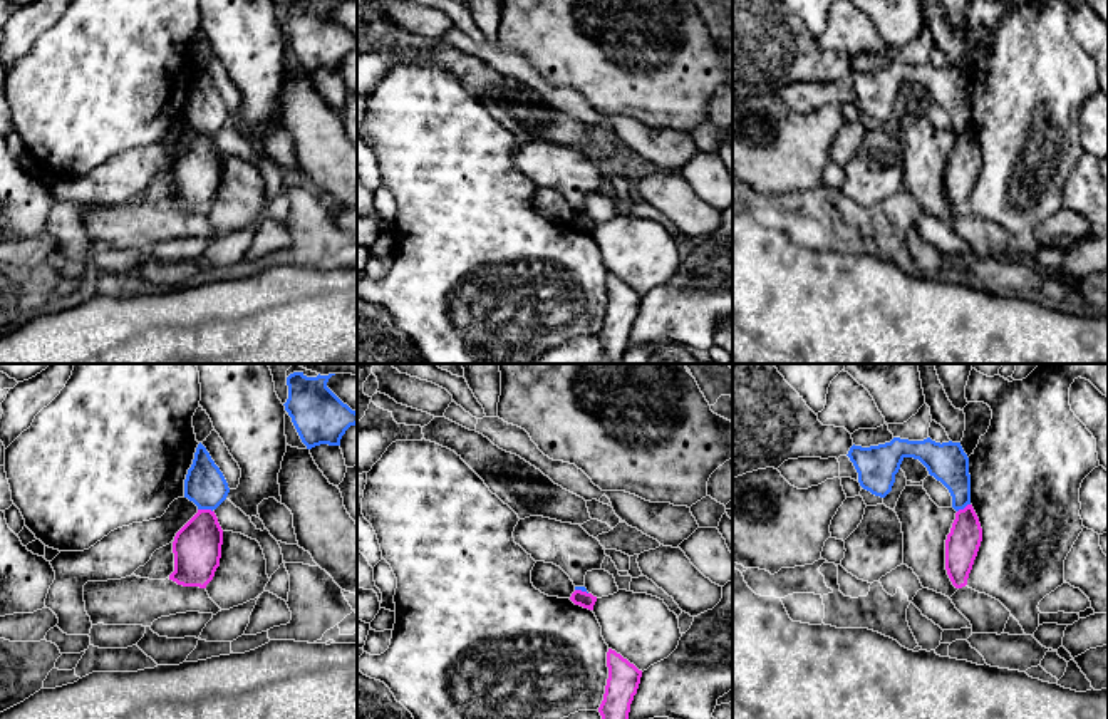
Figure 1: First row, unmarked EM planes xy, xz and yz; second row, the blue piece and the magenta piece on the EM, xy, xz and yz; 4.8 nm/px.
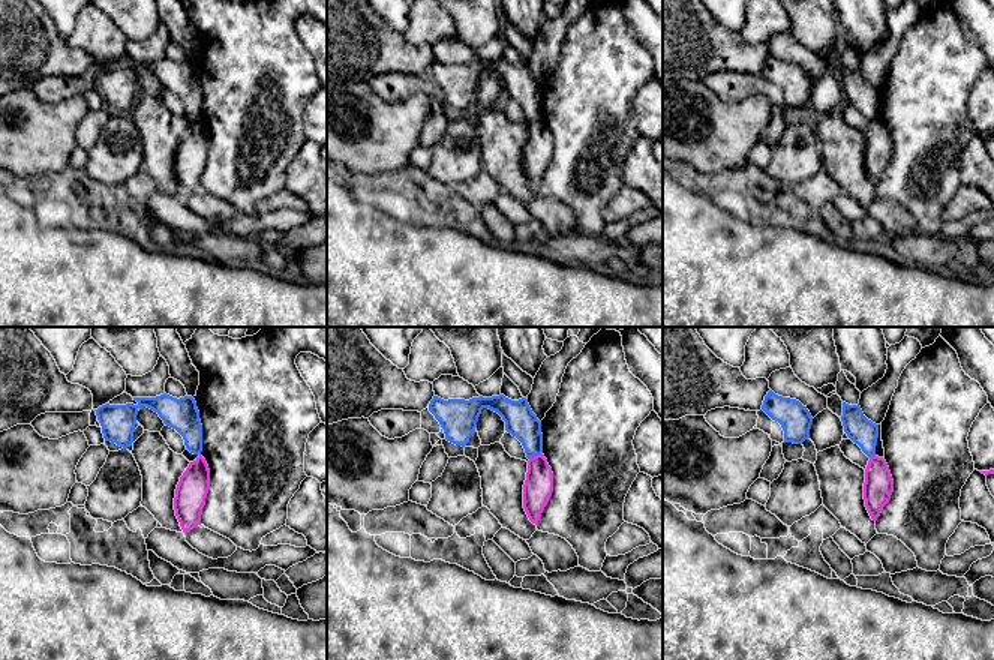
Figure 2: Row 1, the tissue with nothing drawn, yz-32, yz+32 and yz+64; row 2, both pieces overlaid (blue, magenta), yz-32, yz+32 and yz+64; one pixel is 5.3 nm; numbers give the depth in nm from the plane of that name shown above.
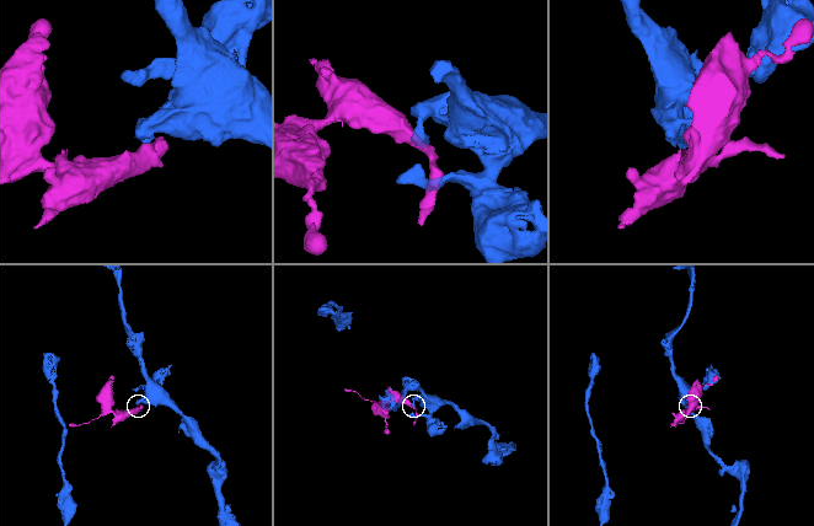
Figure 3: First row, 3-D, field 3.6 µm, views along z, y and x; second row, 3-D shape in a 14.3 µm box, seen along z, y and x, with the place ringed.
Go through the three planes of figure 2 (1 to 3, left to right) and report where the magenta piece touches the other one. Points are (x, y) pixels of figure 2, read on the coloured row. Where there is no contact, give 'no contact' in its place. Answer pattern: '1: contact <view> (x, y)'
1: no contact
2: contact yz+32 (535, 455)
3: contact yz+64 (871, 455)

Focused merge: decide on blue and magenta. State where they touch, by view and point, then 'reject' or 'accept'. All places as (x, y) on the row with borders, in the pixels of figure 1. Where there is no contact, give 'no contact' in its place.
meets blue in xy at (205, 508); reject

